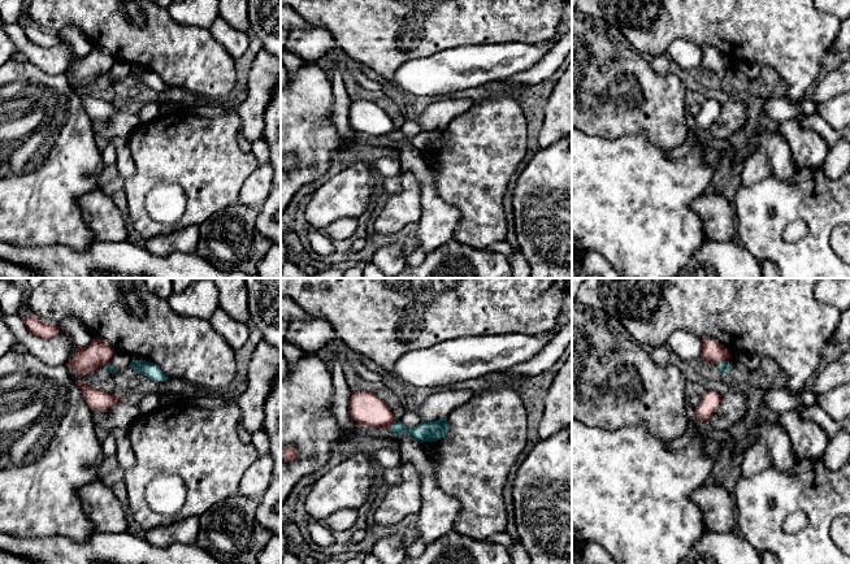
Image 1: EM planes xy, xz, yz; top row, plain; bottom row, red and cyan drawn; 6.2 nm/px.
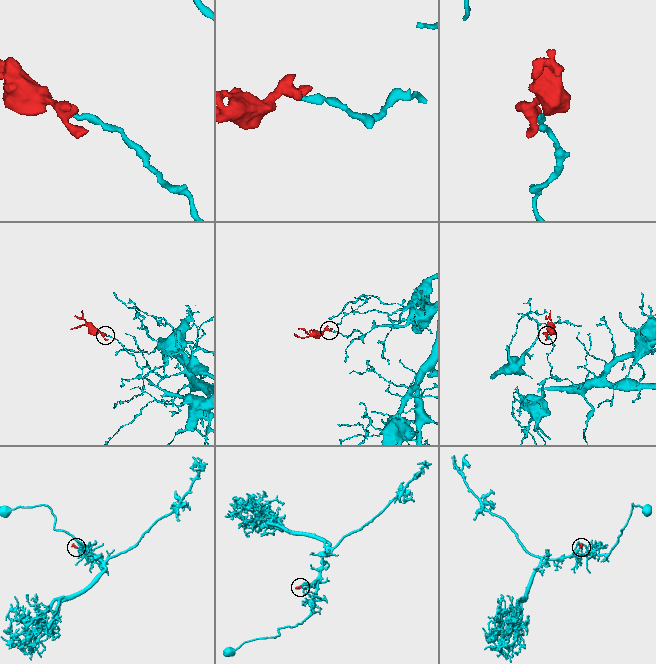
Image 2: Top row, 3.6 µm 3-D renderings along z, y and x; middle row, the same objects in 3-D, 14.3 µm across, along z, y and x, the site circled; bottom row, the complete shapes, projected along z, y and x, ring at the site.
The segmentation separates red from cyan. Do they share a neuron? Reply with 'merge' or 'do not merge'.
do not merge

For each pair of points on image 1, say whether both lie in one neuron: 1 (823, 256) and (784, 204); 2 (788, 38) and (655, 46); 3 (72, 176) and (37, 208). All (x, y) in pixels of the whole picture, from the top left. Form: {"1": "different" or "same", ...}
{"1": "same", "2": "same", "3": "same"}

